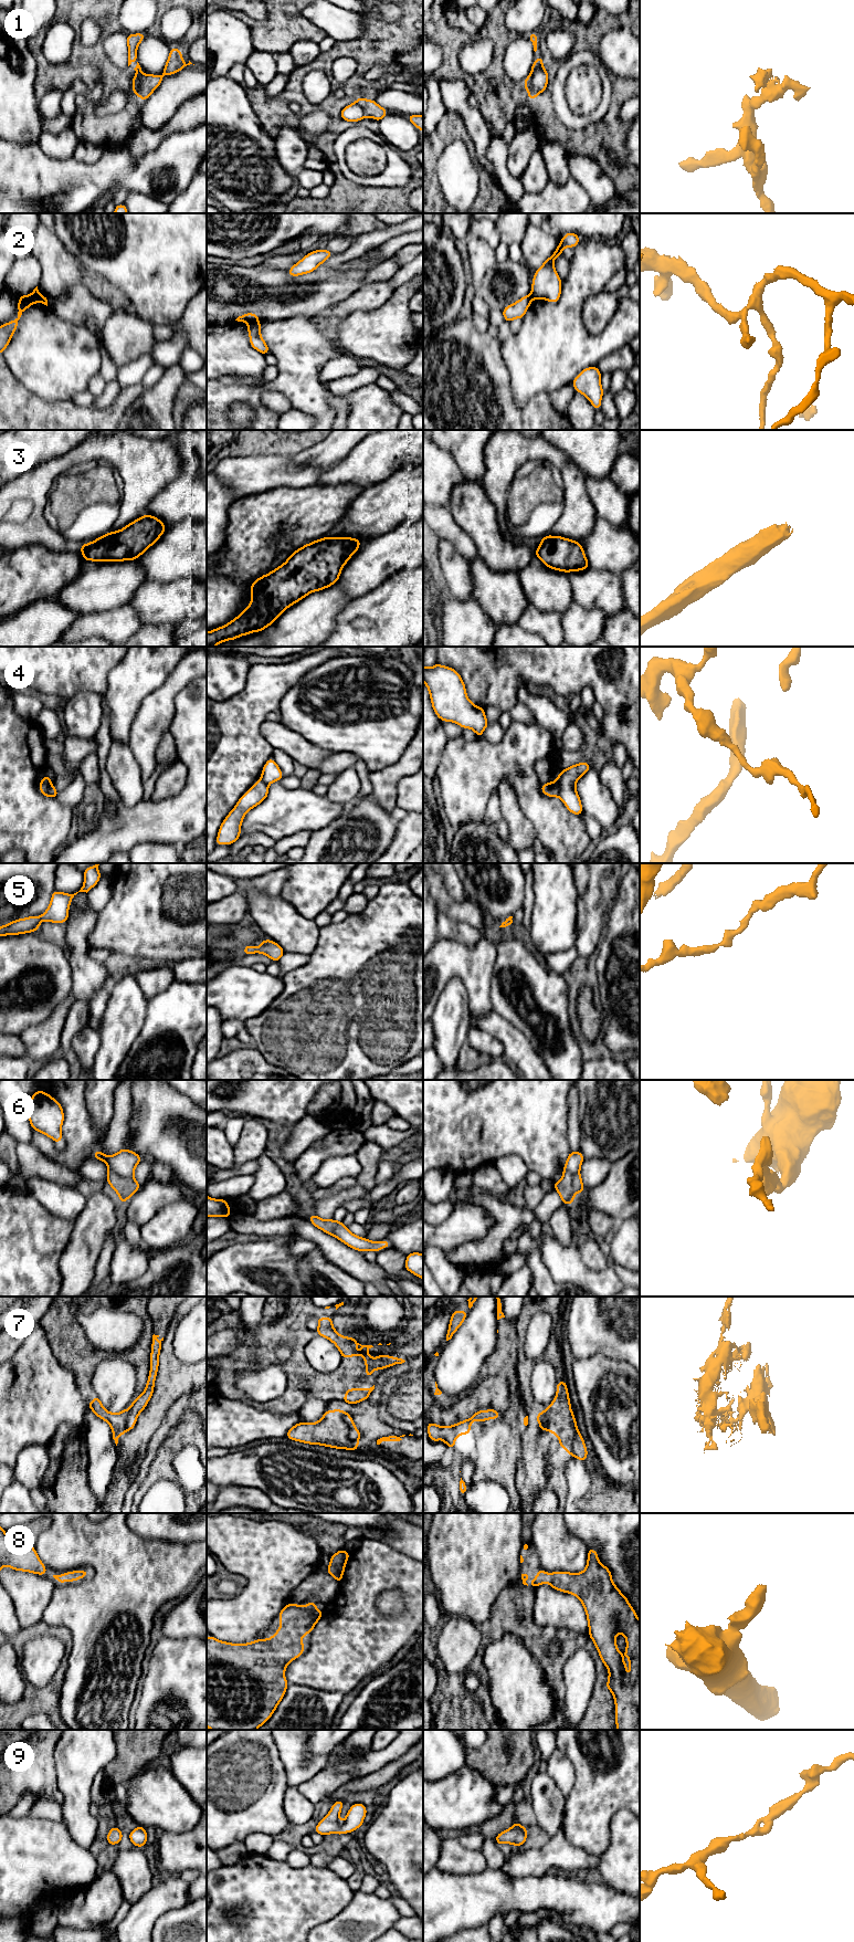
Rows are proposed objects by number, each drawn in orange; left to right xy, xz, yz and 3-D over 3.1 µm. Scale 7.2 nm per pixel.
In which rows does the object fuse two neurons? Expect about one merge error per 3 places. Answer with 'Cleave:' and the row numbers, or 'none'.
Cleave: 1, 2, 4, 7

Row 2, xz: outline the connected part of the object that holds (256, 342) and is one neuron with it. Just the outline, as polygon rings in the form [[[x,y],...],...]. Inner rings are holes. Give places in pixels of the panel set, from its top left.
[[[249,322],[247,332],[250,336],[251,346],[259,350],[262,355],[270,353],[265,340],[261,337],[261,323],[260,322]]]

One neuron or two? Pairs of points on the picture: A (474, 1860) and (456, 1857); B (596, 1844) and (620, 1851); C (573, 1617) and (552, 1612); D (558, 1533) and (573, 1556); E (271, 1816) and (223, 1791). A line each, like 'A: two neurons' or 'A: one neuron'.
A: one neuron
B: two neurons
C: one neuron
D: one neuron
E: one neuron

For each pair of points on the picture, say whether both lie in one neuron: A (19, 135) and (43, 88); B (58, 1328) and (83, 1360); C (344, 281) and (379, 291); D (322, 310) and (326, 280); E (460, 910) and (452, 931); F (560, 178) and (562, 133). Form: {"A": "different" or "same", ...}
{"A": "different", "B": "same", "C": "different", "D": "same", "E": "different", "F": "different"}

